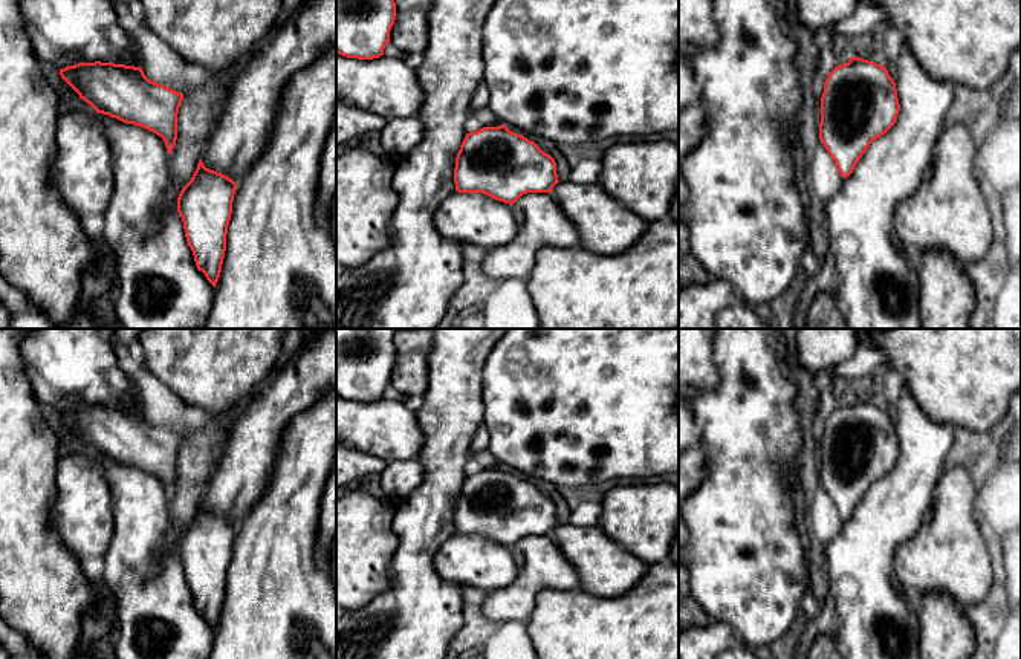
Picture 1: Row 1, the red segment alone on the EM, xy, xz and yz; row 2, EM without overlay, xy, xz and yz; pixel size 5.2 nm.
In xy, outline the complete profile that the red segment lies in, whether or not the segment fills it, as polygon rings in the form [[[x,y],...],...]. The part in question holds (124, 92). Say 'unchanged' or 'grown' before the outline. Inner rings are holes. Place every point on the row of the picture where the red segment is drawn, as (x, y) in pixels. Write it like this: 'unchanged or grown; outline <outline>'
grown; outline [[[21,0],[21,15],[37,58],[55,66],[79,98],[96,110],[112,147],[115,191],[101,237],[116,255],[115,312],[119,324],[122,329],[205,329],[225,258],[237,183],[206,168],[200,159],[177,197],[177,209],[160,206],[170,183],[170,153],[177,139],[183,93],[145,76],[135,57],[135,44],[119,24],[113,0]]]

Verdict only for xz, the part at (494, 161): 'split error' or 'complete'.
split error

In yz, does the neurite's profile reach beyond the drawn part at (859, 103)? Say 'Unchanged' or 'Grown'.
Grown

